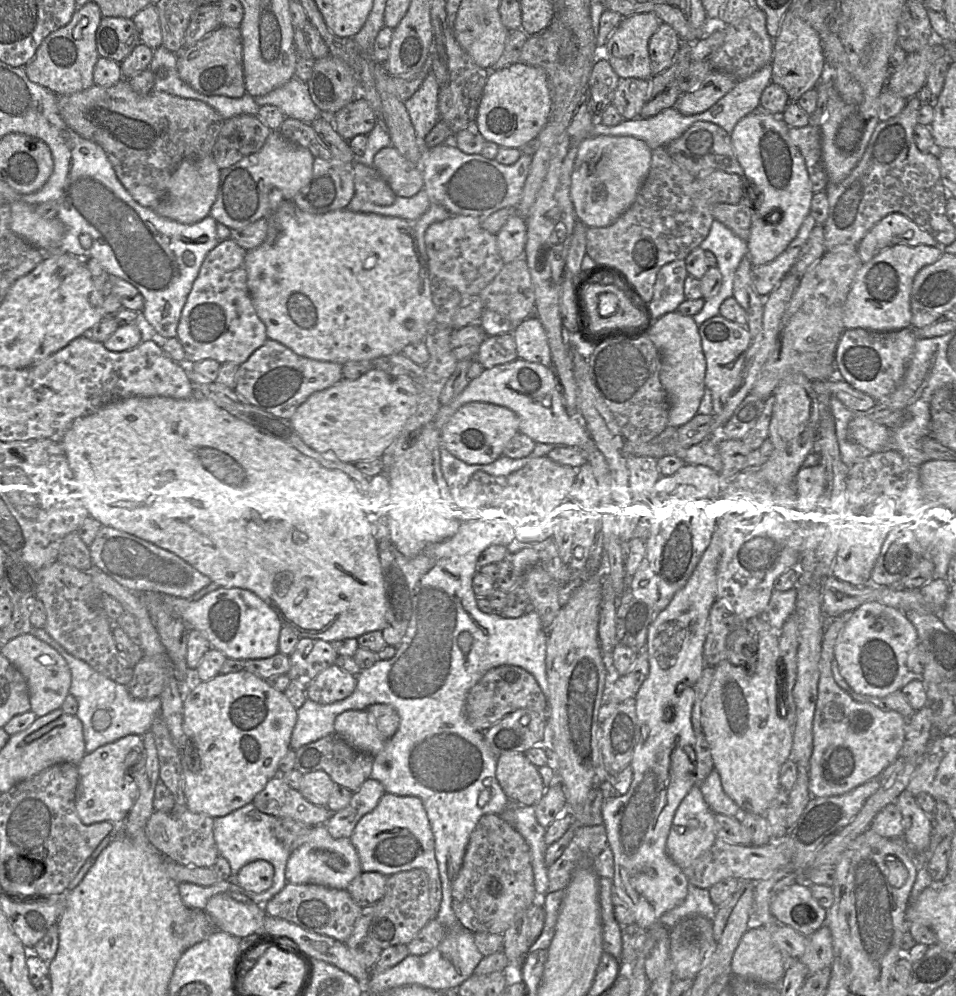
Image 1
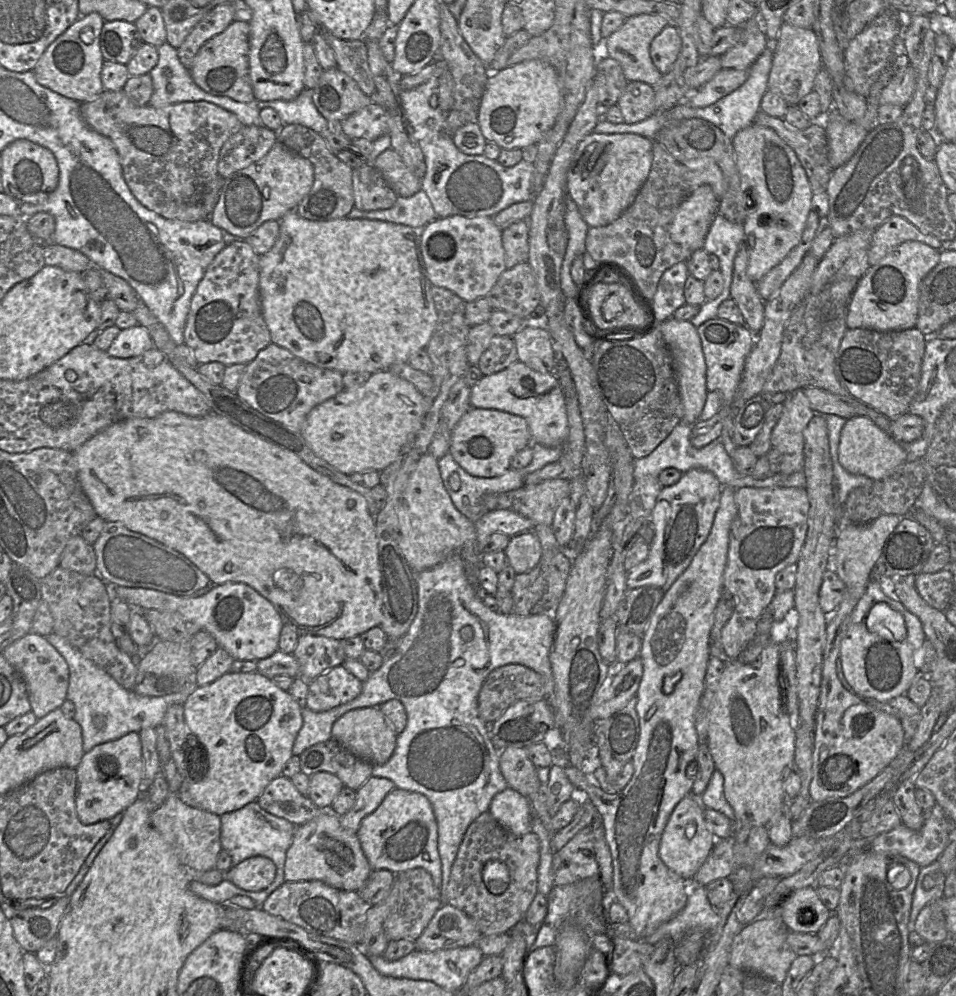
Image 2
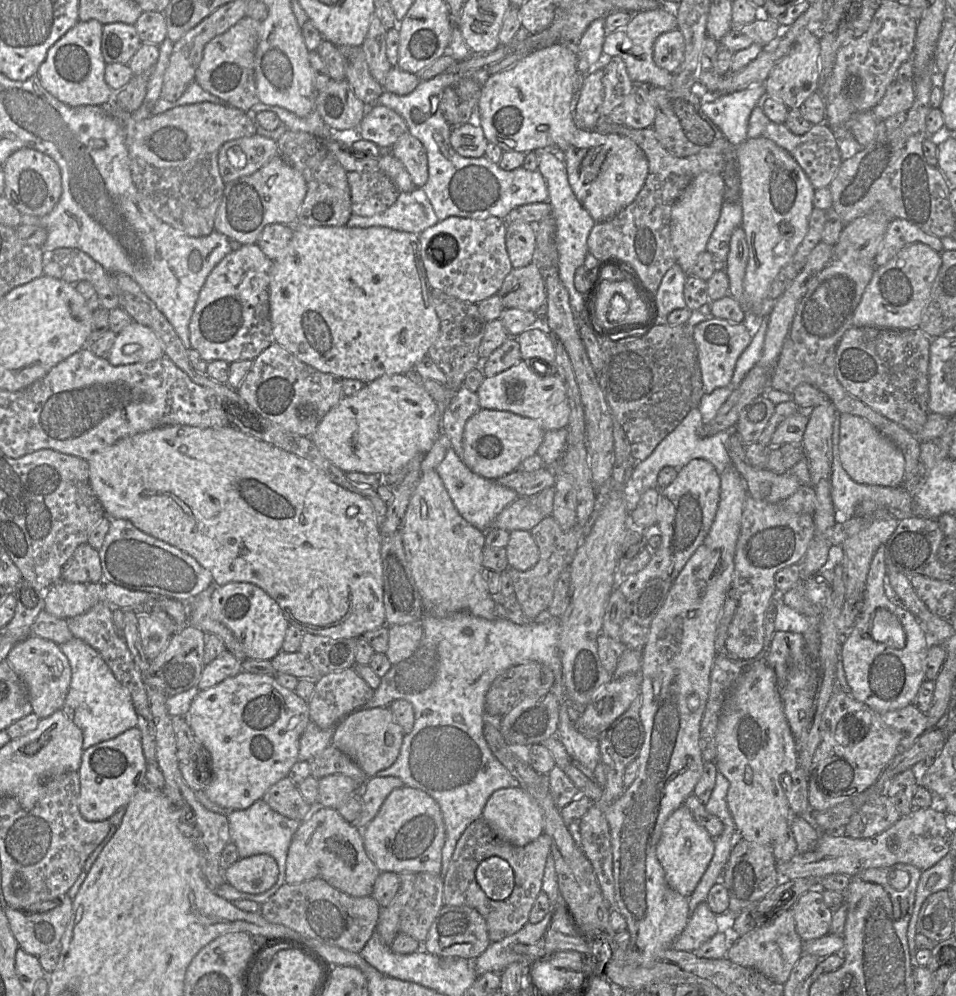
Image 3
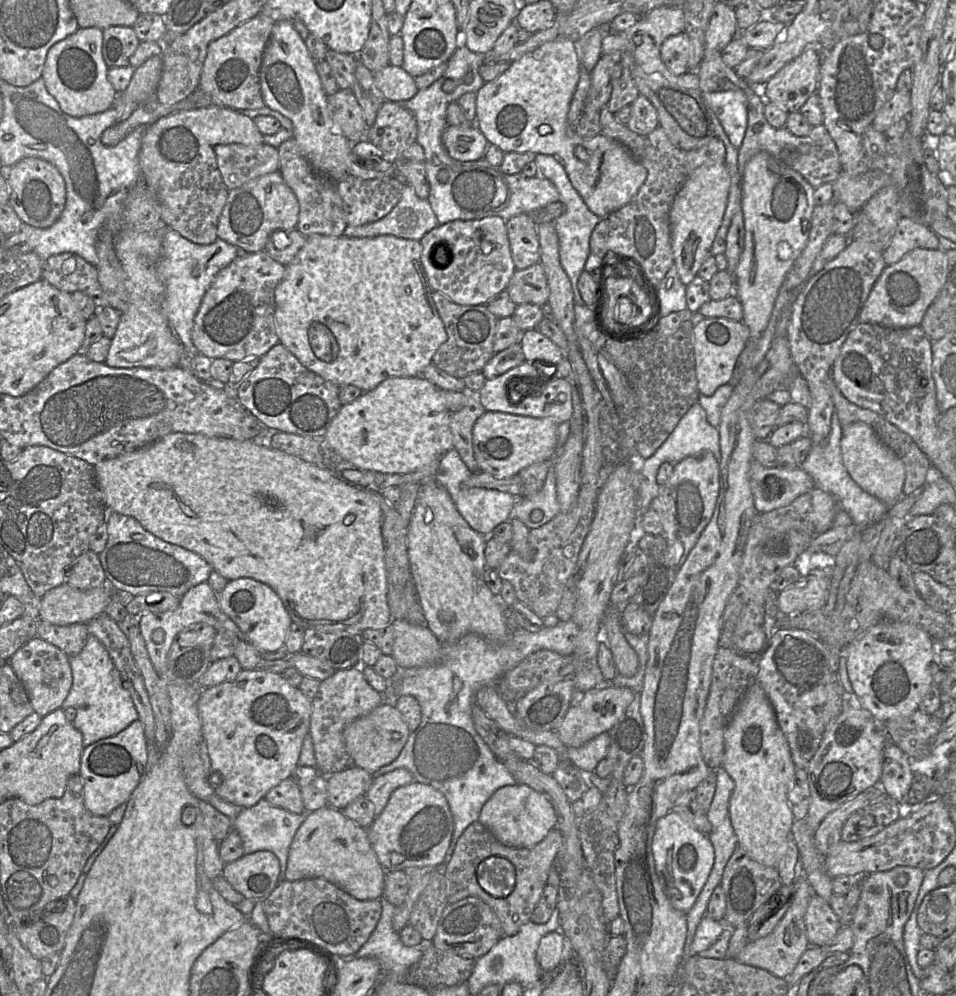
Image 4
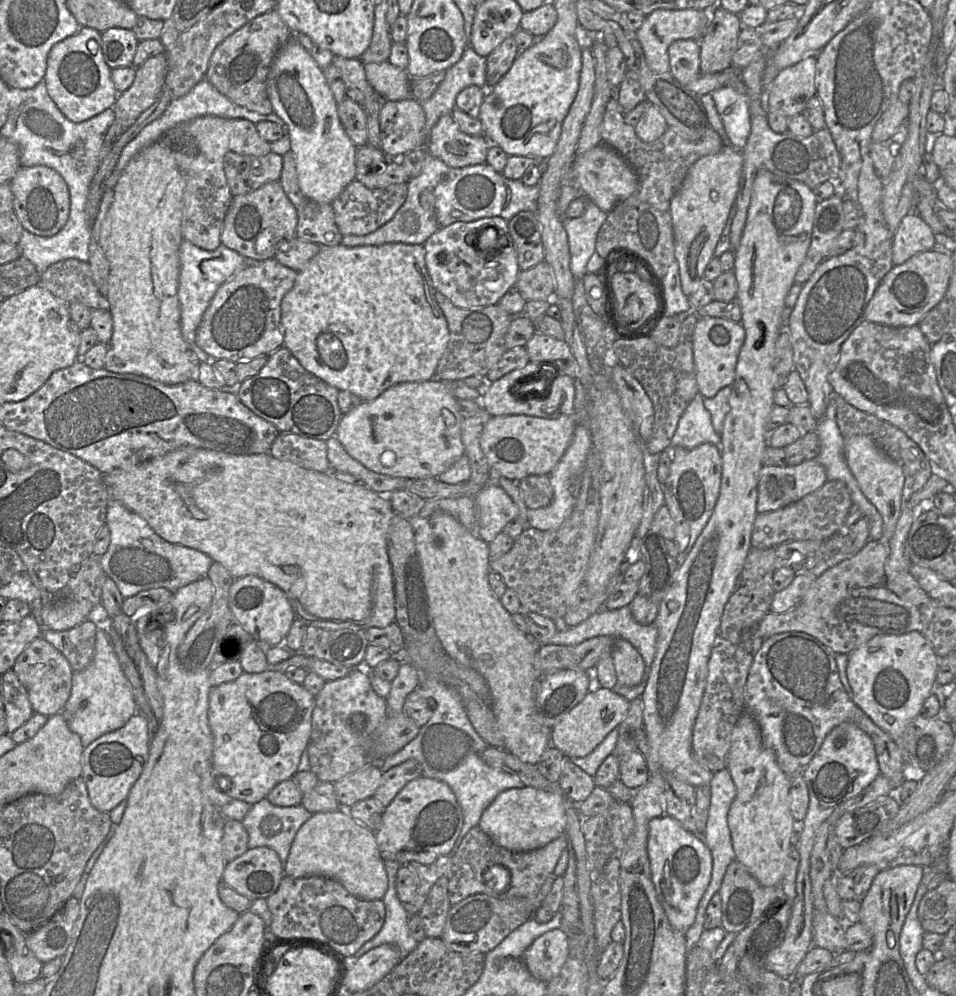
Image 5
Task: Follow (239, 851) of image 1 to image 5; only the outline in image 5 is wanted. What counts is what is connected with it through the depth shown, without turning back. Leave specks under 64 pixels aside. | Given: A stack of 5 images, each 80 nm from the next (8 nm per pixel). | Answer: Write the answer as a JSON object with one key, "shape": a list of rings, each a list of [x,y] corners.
{"shape":[[[267,798],[253,804],[241,821],[248,835],[248,848],[268,847],[274,850],[284,867],[293,840],[299,828],[312,816],[301,804],[290,807],[278,807]]]}

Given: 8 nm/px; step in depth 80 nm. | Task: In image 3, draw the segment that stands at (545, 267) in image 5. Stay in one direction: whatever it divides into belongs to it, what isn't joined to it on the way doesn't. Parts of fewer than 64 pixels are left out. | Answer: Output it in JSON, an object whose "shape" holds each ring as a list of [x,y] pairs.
{"shape":[[[534,263],[513,268],[496,293],[504,308],[535,312],[546,302],[544,278]]]}

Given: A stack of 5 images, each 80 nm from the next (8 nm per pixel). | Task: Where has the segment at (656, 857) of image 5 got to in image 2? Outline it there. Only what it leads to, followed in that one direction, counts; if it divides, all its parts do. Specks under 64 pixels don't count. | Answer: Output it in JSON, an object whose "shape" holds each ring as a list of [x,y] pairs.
{"shape":[[[692,793],[687,794],[675,807],[662,834],[659,857],[675,874],[686,881],[692,881],[695,874],[709,856],[716,838],[707,828],[703,816],[704,807],[700,798]]]}

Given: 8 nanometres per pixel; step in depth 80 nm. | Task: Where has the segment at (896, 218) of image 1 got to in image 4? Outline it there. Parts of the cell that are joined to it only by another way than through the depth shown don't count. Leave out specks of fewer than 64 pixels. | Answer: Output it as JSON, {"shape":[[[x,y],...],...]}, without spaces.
{"shape":[[[902,217],[890,243],[882,253],[886,266],[897,263],[916,248],[940,249],[938,235],[930,227]]]}

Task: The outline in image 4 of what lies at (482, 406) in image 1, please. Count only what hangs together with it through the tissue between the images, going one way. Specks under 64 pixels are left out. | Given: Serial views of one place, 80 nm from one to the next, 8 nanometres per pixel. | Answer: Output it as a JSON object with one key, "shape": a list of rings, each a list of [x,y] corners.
{"shape":[[[486,411],[477,419],[472,430],[474,454],[480,471],[503,479],[518,475],[522,469],[534,463],[550,460],[557,451],[557,428],[558,424],[549,418]]]}

